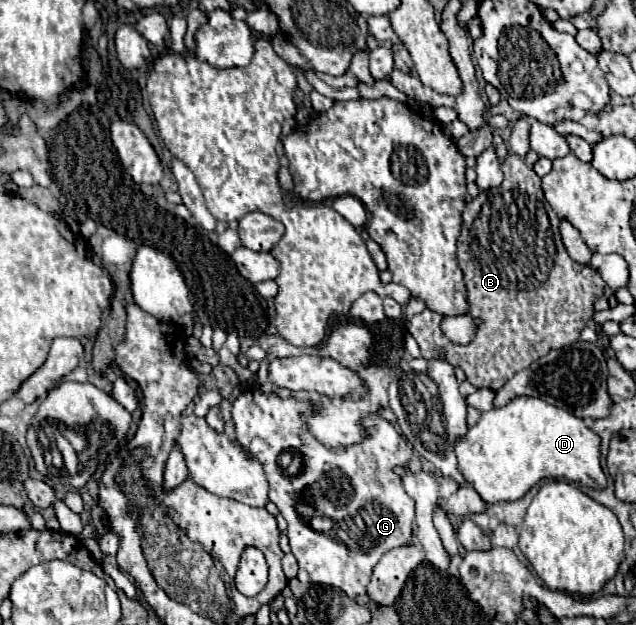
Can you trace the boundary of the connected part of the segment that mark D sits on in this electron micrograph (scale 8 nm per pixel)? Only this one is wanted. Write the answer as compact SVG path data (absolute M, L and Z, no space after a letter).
M517 397L503 407L481 413L475 425L453 443L457 465L465 481L485 503L521 499L545 477L567 479L593 489L603 489L607 479L599 463L599 437L565 409L535 397Z

